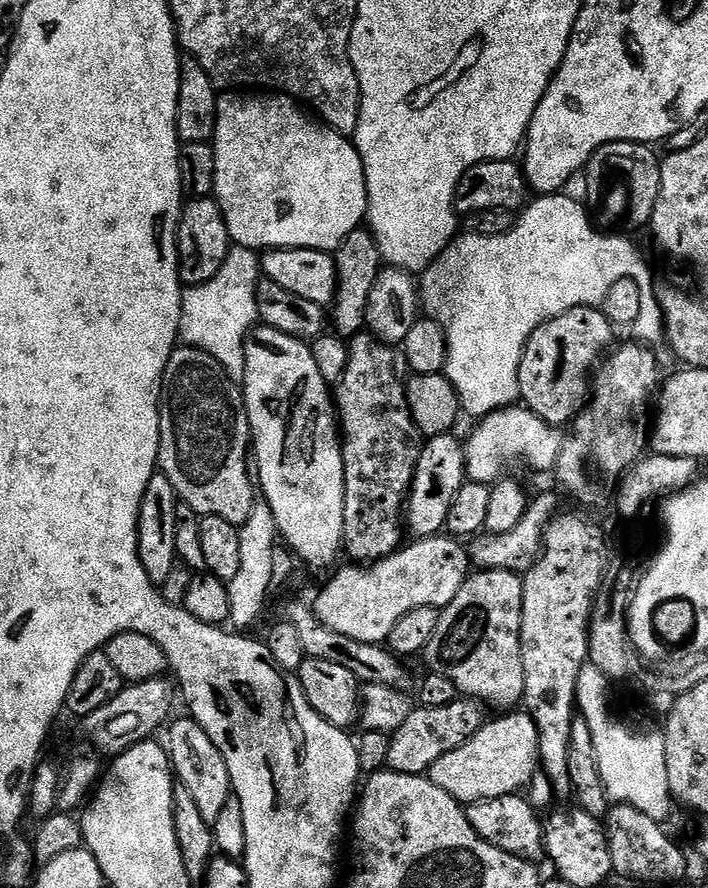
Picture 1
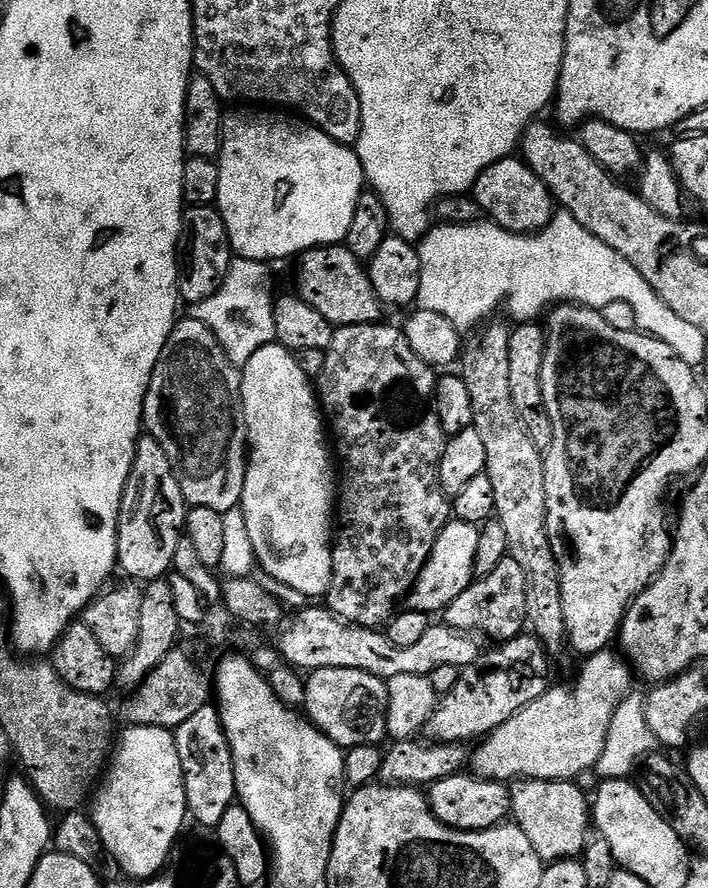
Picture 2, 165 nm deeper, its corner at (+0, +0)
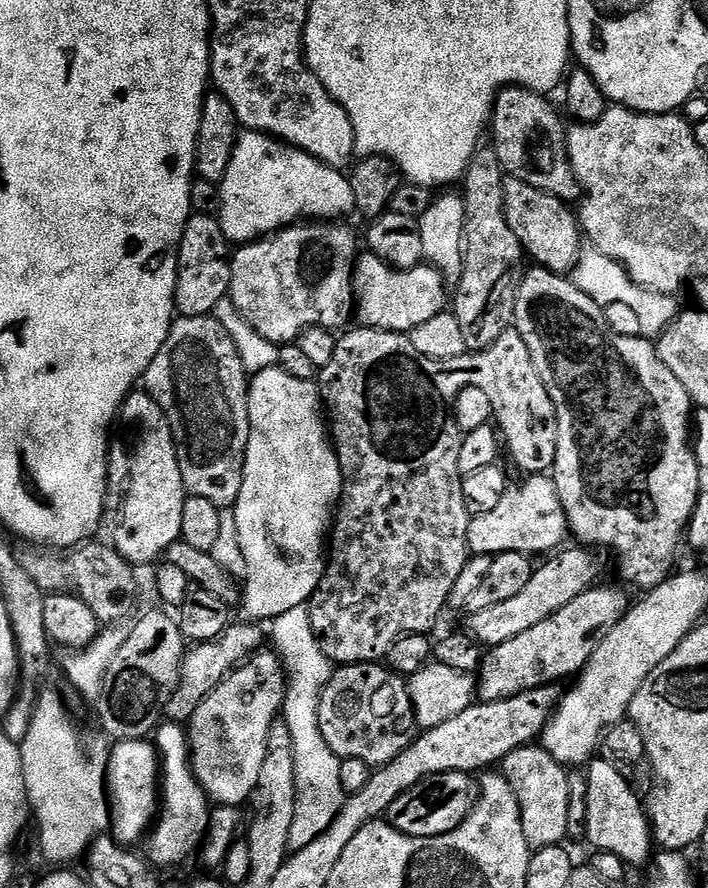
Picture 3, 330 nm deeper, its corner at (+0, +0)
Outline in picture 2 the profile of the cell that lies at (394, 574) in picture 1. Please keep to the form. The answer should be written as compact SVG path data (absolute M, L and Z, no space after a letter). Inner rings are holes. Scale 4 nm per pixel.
M455 518L449 519L434 546L432 557L426 562L422 574L416 579L416 585L406 597L407 607L429 614L447 610L454 598L458 598L458 594L462 594L472 585L476 576L474 558L478 555L479 538L480 528L477 525Z

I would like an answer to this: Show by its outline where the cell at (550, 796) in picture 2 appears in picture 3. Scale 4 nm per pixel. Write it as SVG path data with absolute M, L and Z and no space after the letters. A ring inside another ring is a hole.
M525 746L514 750L502 762L502 774L518 798L522 830L529 848L554 848L569 839L567 823L570 809L569 769L556 761L543 746Z

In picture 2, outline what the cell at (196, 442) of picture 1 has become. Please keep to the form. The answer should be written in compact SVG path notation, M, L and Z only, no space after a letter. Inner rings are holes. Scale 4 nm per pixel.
M191 318L177 323L162 350L162 358L158 358L158 366L154 366L144 399L144 428L166 450L166 458L170 458L172 472L178 478L178 486L182 486L184 502L189 508L206 506L206 510L226 513L240 507L250 455L240 374L241 369L226 358L226 350L222 350L218 338L202 322Z

